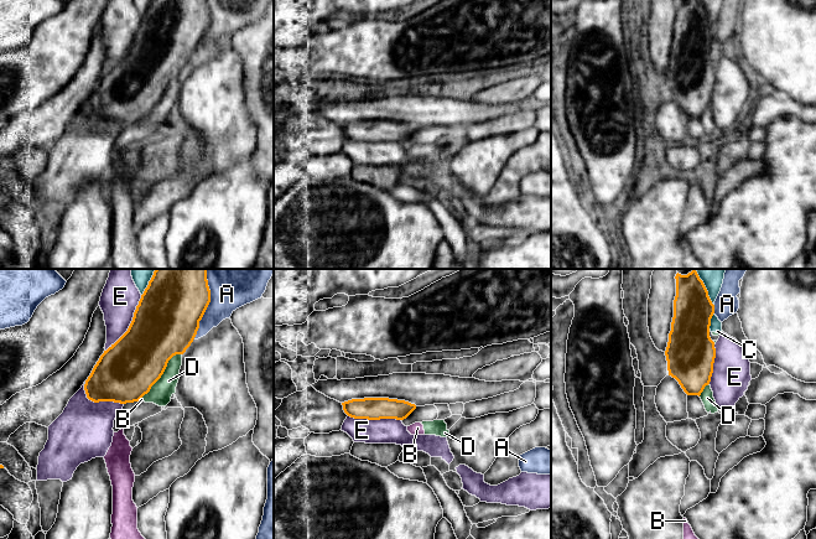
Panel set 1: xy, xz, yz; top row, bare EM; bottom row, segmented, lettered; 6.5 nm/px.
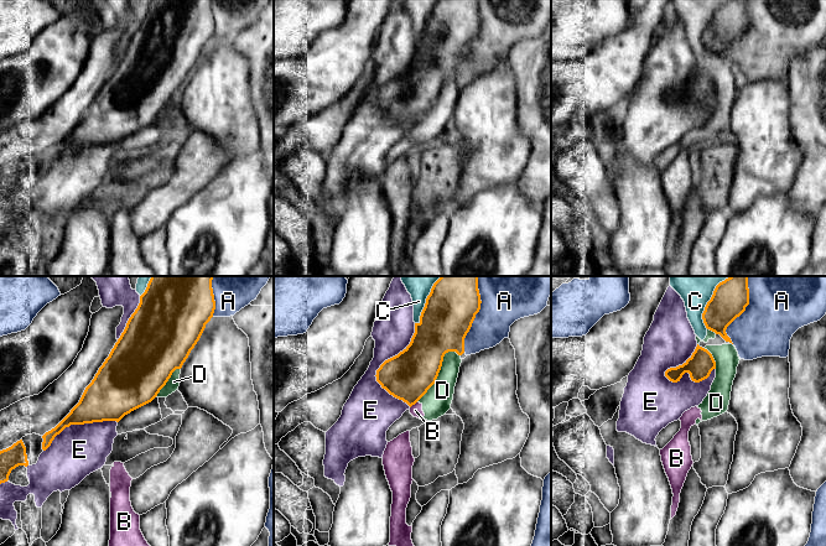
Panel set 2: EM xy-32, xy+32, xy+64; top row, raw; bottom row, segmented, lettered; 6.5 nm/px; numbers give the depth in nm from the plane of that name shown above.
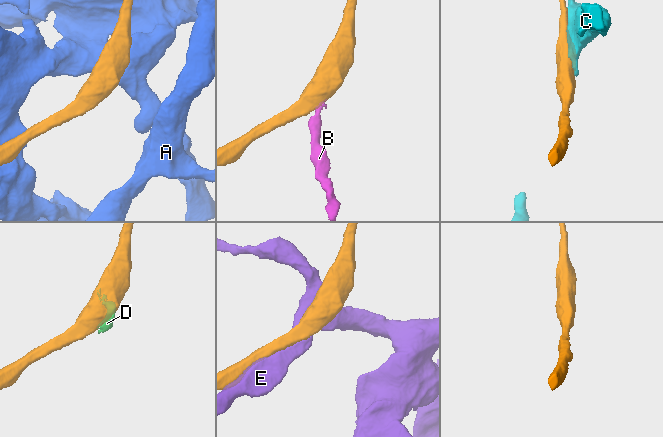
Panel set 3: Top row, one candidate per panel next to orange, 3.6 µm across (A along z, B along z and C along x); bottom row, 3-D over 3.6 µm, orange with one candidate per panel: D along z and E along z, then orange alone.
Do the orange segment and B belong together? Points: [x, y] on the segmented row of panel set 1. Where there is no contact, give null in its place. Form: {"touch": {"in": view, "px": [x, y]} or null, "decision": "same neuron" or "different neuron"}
{"touch": {"in": "xy", "px": [139, 399]}, "decision": "different neuron"}

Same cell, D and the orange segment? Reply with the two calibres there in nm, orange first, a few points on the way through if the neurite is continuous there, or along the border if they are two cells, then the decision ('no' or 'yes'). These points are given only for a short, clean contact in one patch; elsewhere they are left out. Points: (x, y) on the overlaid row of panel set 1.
380 nm thick on the orange side, 140 nm on the other; no

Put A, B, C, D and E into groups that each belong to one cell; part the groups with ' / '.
A / B C D / E

